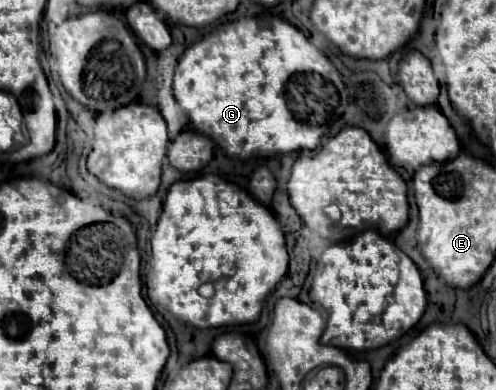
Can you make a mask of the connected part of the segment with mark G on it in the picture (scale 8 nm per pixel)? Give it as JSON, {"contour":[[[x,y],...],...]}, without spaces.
{"contour":[[[248,16],[236,22],[223,24],[196,44],[188,46],[178,60],[172,88],[176,102],[188,114],[194,128],[212,138],[228,156],[246,158],[256,155],[265,158],[273,156],[273,152],[294,152],[302,148],[314,150],[324,134],[320,126],[310,126],[310,124],[326,124],[324,116],[320,118],[310,116],[310,108],[298,104],[296,98],[294,98],[294,110],[288,110],[286,106],[284,86],[288,84],[286,80],[296,72],[318,72],[322,78],[330,80],[336,86],[340,96],[346,96],[346,86],[342,84],[342,78],[334,68],[334,64],[322,52],[318,52],[296,26],[292,26],[284,18]]]}

